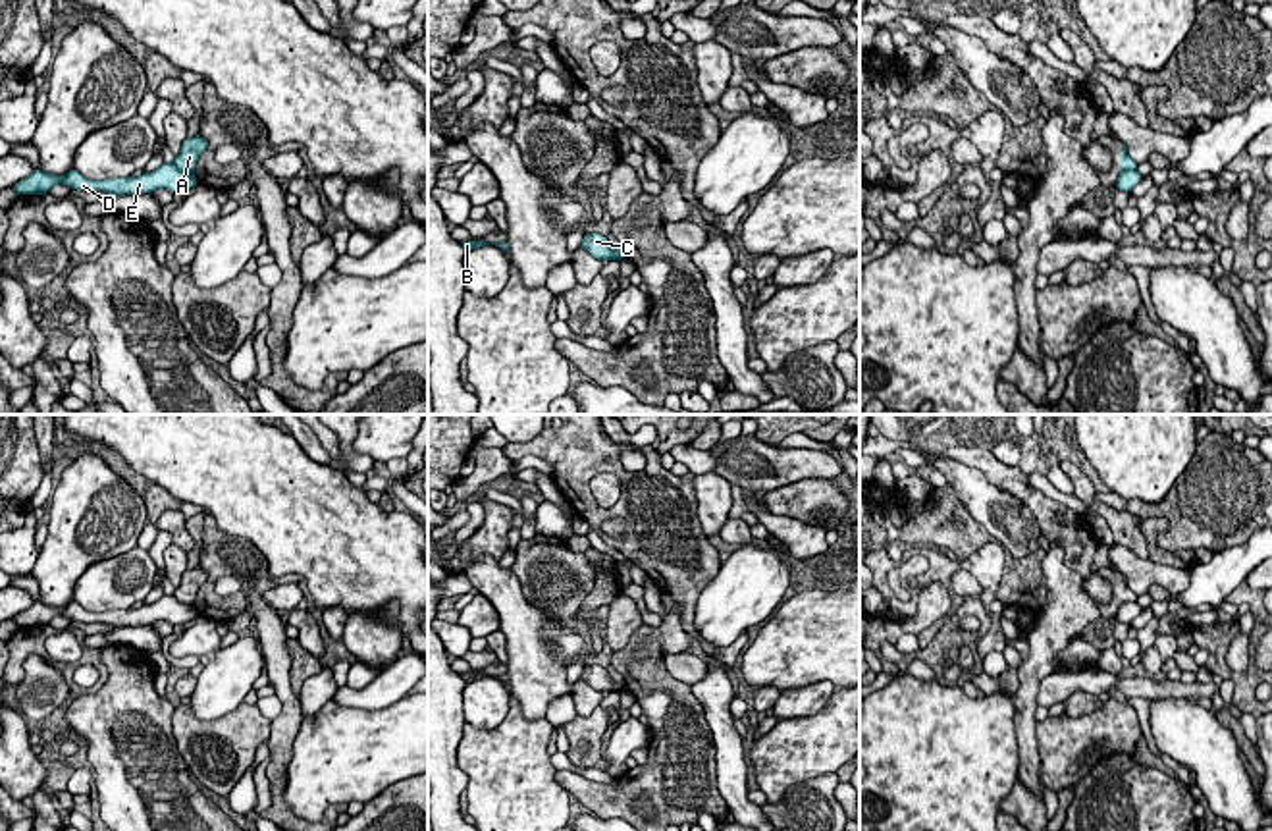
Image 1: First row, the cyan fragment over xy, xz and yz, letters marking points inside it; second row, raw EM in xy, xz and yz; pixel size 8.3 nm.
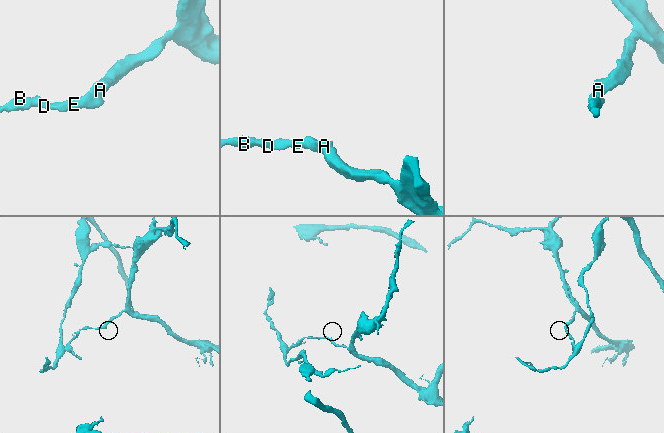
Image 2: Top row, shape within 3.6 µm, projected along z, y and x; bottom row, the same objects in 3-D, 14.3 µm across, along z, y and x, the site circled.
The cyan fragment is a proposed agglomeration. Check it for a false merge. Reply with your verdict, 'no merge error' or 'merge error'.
merge error

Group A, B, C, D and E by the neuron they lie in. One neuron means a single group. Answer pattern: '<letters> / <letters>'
A / B C D E

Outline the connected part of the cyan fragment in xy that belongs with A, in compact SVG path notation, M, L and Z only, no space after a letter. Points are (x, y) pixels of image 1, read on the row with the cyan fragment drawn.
M200 135L187 137L181 145L181 152L173 160L175 168L179 168L181 172L193 172L199 156L206 148L208 148L208 143Z

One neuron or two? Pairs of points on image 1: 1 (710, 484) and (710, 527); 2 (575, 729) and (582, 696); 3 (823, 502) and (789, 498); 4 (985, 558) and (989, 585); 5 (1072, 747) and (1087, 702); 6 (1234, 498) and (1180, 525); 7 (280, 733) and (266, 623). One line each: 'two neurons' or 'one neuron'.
1: one neuron
2: two neurons
3: one neuron
4: one neuron
5: two neurons
6: one neuron
7: one neuron

